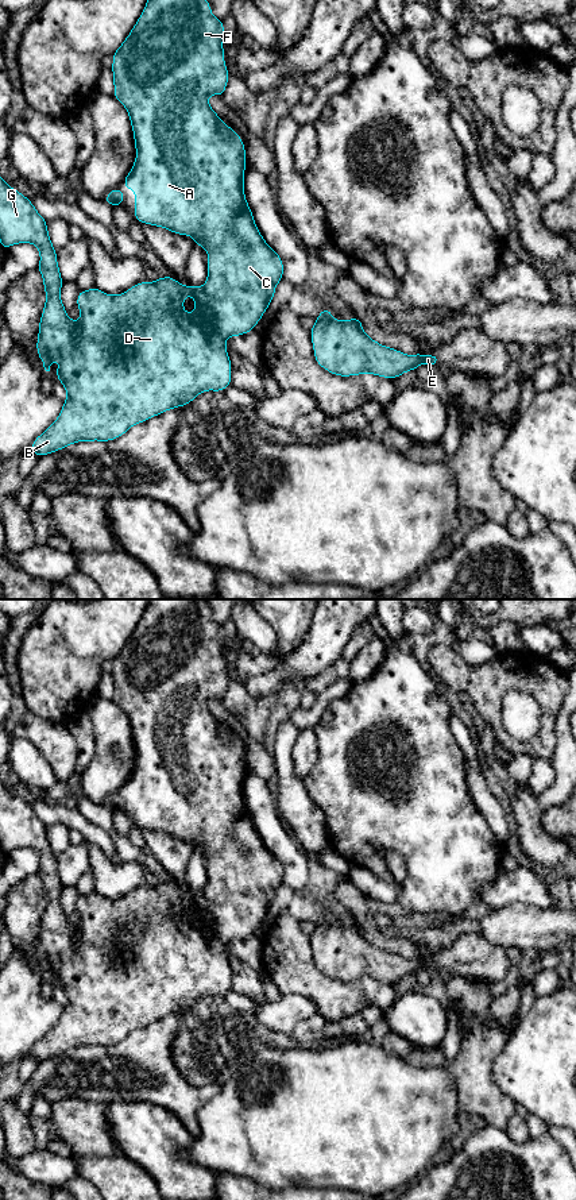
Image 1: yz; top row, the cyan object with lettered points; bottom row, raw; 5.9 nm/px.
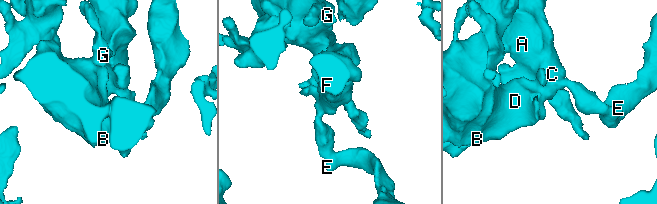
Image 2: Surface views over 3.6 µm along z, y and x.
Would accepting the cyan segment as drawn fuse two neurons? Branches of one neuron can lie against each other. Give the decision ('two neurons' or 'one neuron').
one neuron

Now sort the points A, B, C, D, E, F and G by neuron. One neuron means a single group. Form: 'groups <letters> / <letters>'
groups A B C D E F G

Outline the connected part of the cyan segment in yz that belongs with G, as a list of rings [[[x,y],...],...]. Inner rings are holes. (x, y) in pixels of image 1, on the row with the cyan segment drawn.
[[[147,0],[139,20],[112,55],[112,96],[129,115],[136,148],[135,163],[123,180],[124,186],[135,190],[134,216],[139,223],[162,227],[177,235],[189,235],[196,246],[208,251],[208,278],[202,288],[185,286],[169,275],[154,282],[138,282],[117,296],[97,288],[80,290],[77,306],[81,320],[71,321],[59,296],[63,279],[47,232],[47,221],[30,198],[0,177],[0,247],[31,243],[39,248],[38,270],[43,277],[46,302],[39,321],[36,351],[46,371],[50,371],[51,362],[59,358],[55,375],[67,393],[58,418],[32,441],[31,451],[38,458],[77,441],[115,440],[135,424],[190,404],[202,391],[224,391],[232,382],[232,364],[224,340],[255,329],[274,298],[275,286],[283,277],[283,262],[264,242],[246,200],[244,143],[208,103],[209,94],[223,96],[228,84],[224,34],[223,20],[212,15],[208,0]],[[186,293],[196,300],[192,315],[183,310]]]

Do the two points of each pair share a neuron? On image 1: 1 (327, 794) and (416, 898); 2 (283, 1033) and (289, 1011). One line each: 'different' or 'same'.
1: same
2: same

